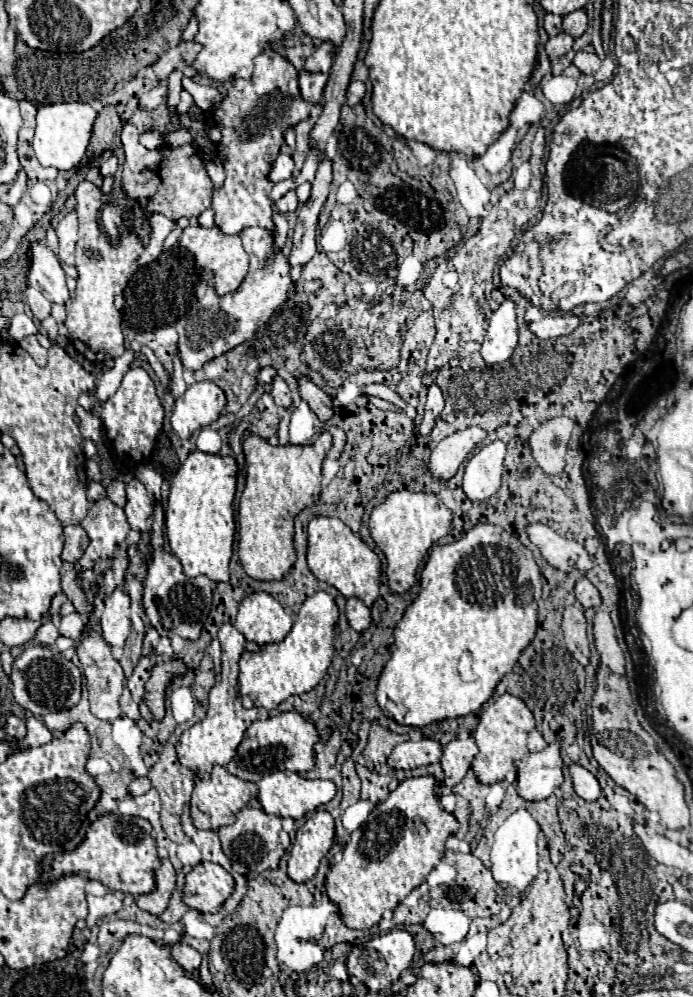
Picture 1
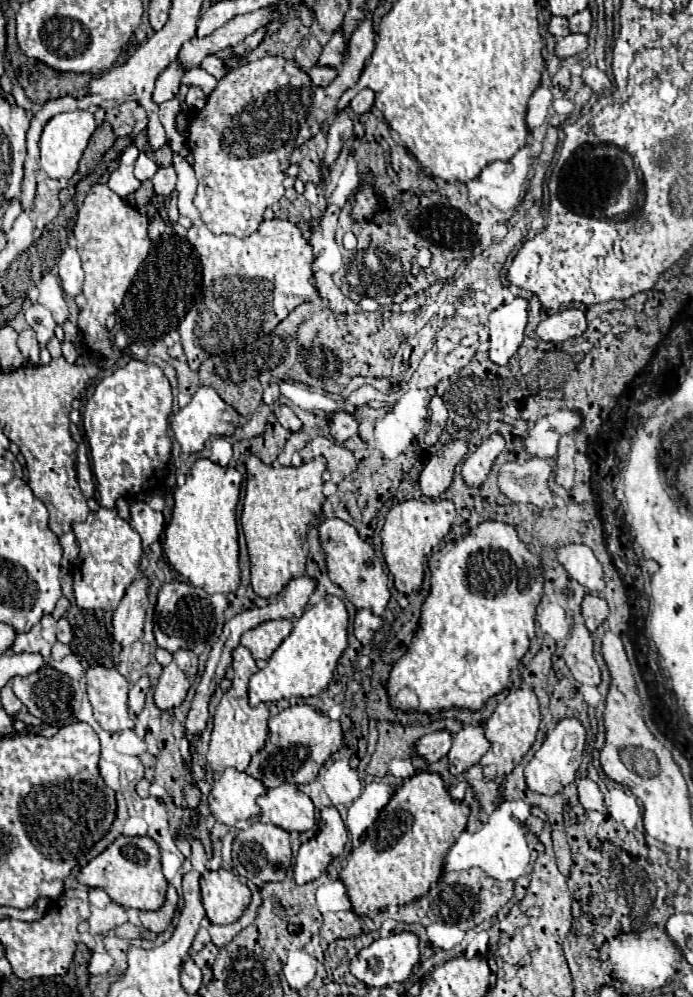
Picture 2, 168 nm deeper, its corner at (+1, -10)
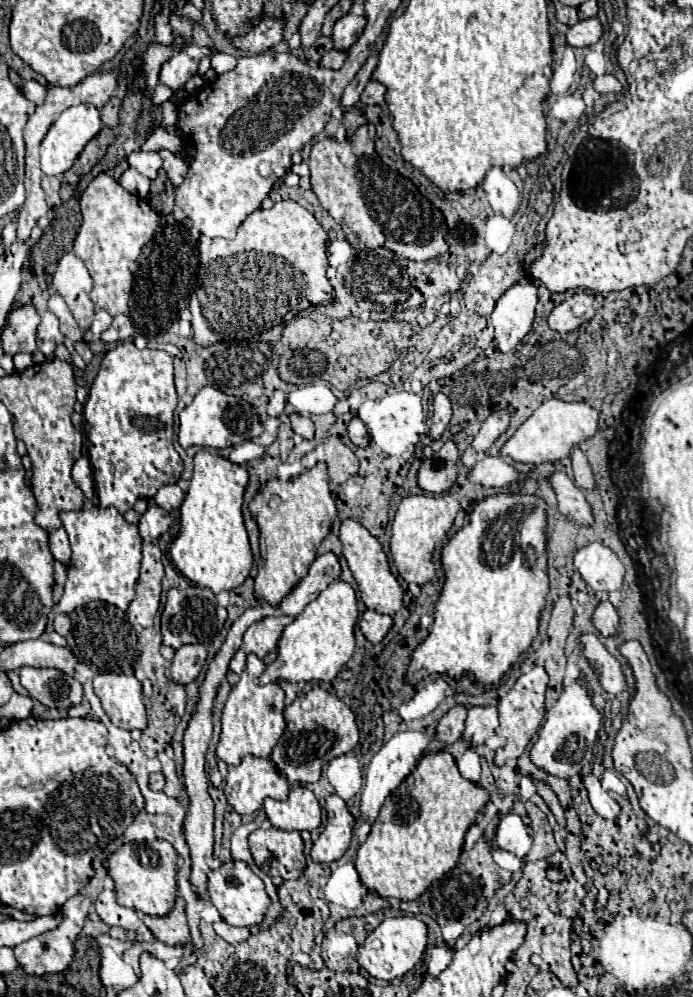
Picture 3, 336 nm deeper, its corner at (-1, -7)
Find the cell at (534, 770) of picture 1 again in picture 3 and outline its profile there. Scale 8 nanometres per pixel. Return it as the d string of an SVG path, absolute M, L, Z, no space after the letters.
M577 677L571 685L563 687L557 703L547 711L547 719L539 731L539 739L531 749L531 759L537 767L557 777L571 777L581 771L581 759L591 743L597 741L601 727L601 713L595 709L587 683Z

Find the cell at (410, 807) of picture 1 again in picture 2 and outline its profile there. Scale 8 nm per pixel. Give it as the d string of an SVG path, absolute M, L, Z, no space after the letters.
M421 772L421 774L415 774L415 776L407 778L395 790L389 804L379 812L377 820L367 828L367 832L363 834L363 840L359 838L359 844L349 854L347 866L339 874L341 882L347 888L347 896L351 900L353 912L357 916L365 918L371 912L381 912L391 902L405 904L409 900L415 900L415 898L427 894L429 888L441 876L445 854L455 844L457 836L465 830L467 816L469 816L469 808L463 806L461 802L455 802L449 796L449 792L445 788L445 782L441 780L439 774Z

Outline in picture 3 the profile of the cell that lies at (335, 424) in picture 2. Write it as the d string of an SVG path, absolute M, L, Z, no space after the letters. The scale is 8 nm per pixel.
M353 417L353 421L349 423L349 437L357 447L367 447L369 445L369 433L367 427L361 423L359 417Z

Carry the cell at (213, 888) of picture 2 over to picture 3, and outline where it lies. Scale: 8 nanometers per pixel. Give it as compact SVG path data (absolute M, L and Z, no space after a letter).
M245 861L223 863L217 871L211 871L209 873L209 897L213 905L219 909L221 917L229 925L237 925L237 927L261 925L271 905L271 899L265 891L263 881L253 873L253 869Z

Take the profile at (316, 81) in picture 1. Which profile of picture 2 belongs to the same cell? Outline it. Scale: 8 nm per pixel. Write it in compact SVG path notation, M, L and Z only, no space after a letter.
M313 66L309 72L309 78L311 78L311 82L315 84L315 86L329 86L331 84L331 80L337 76L337 70L331 70L331 68L327 68L327 66Z

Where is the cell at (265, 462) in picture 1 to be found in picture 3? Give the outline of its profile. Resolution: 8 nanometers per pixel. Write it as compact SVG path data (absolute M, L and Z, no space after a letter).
M317 463L291 481L267 481L265 489L253 497L249 509L260 531L259 573L254 580L254 590L269 605L279 607L291 589L307 575L321 541L327 537L331 523L337 517L337 507L329 491L327 465Z

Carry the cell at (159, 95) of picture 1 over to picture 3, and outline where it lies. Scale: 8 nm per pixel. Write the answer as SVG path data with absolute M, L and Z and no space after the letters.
M185 45L183 49L179 49L169 61L163 63L161 67L161 83L165 83L167 87L171 87L173 91L181 89L195 73L197 73L197 65L201 61L203 55L212 55L216 49L207 49L207 47L197 47L197 45Z

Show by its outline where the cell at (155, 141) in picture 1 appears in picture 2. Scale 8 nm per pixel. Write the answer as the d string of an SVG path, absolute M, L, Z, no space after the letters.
M141 154L135 162L135 178L139 182L145 182L145 180L151 180L155 176L155 172L159 170L159 166L147 156L147 154Z

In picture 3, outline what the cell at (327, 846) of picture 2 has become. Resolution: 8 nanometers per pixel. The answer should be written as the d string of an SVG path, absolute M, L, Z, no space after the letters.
M339 795L327 797L327 825L319 839L313 843L311 857L319 863L331 863L343 857L351 845L351 833L355 817L349 813L345 801Z

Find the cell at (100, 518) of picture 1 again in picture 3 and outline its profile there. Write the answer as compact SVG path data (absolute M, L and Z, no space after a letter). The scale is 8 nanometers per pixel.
M93 507L89 511L63 511L61 523L69 535L71 561L67 567L65 593L59 603L52 607L47 621L47 631L53 629L53 621L59 614L71 614L79 605L89 601L107 601L119 609L127 609L135 597L137 567L141 563L141 537L137 525L131 525L115 507Z

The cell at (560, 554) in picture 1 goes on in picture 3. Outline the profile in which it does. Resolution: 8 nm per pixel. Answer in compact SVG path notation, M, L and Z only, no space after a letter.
M591 543L575 553L575 567L581 577L597 591L619 591L625 567L621 559L603 543Z

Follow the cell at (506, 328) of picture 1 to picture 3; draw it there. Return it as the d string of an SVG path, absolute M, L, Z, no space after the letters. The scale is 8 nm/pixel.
M515 283L495 305L491 323L499 351L513 351L531 331L537 305L537 287L533 283Z

